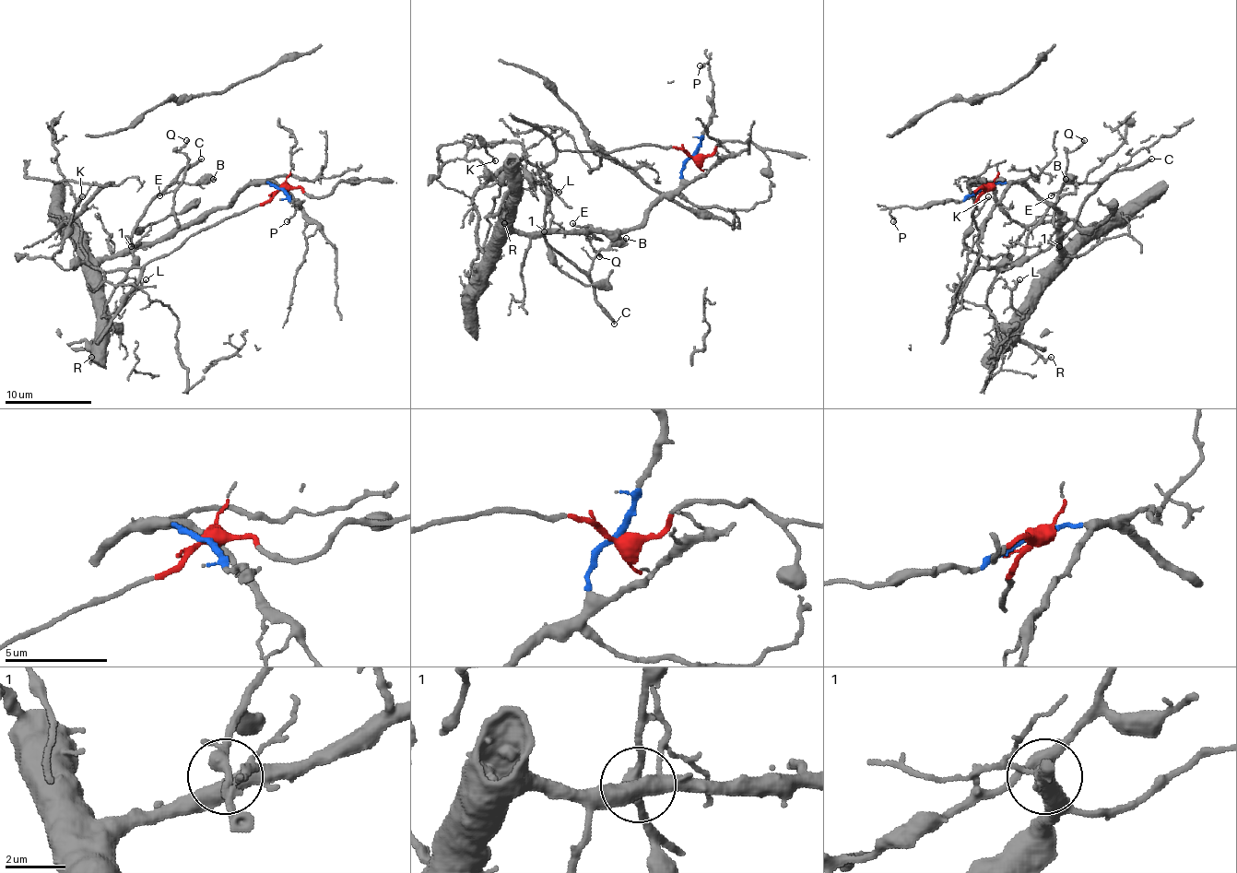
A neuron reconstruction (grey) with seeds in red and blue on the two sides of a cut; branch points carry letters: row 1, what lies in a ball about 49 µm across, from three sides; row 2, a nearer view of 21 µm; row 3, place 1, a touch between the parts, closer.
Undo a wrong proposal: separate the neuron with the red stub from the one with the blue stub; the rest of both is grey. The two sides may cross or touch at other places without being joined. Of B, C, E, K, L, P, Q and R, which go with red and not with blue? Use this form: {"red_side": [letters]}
{"red_side": ["B", "C", "K"]}

